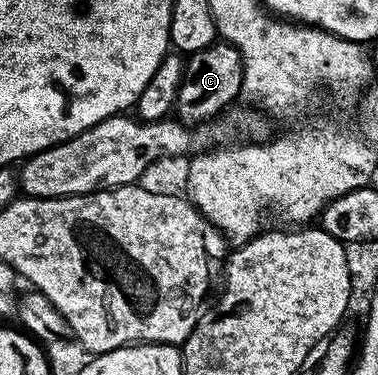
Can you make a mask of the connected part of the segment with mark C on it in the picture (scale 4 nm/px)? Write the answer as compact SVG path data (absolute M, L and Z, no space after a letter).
M215 43L204 47L204 51L189 54L185 63L176 106L177 120L190 127L206 123L217 118L221 109L226 109L234 100L239 100L242 91L242 56L236 46Z

